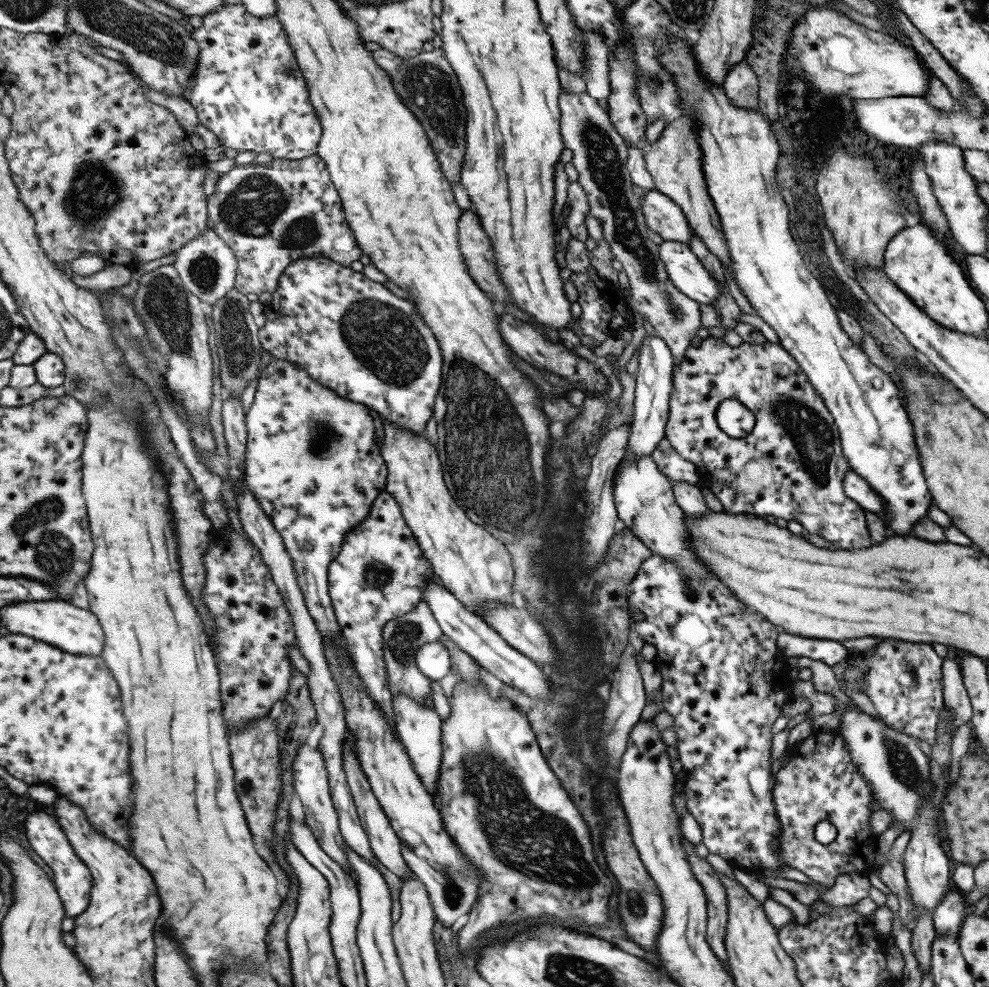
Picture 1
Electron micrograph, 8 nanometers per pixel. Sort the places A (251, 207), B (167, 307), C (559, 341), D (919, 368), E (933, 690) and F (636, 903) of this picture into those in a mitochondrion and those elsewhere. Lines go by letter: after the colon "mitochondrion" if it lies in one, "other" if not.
A: mitochondrion
B: mitochondrion
C: other
D: other
E: other
F: other

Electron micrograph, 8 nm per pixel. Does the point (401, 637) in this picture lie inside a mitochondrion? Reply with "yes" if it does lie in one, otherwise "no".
yes

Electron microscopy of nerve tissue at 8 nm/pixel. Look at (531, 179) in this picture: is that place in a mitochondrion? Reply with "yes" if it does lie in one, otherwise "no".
no

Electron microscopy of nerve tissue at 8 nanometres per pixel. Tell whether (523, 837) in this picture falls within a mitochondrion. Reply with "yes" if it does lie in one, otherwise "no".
yes

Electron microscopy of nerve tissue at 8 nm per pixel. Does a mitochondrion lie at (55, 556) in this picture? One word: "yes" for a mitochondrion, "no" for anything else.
yes

